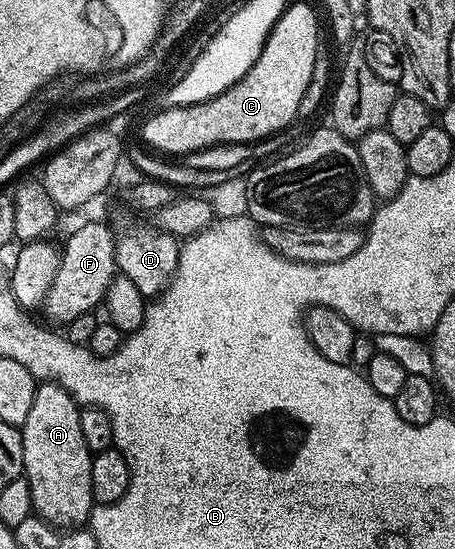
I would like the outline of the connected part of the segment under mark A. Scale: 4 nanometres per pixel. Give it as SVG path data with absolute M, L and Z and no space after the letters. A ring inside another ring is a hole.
M39 382L33 408L25 416L23 431L23 477L29 484L31 508L44 522L56 528L79 528L90 519L91 449L81 436L79 403L55 382Z

